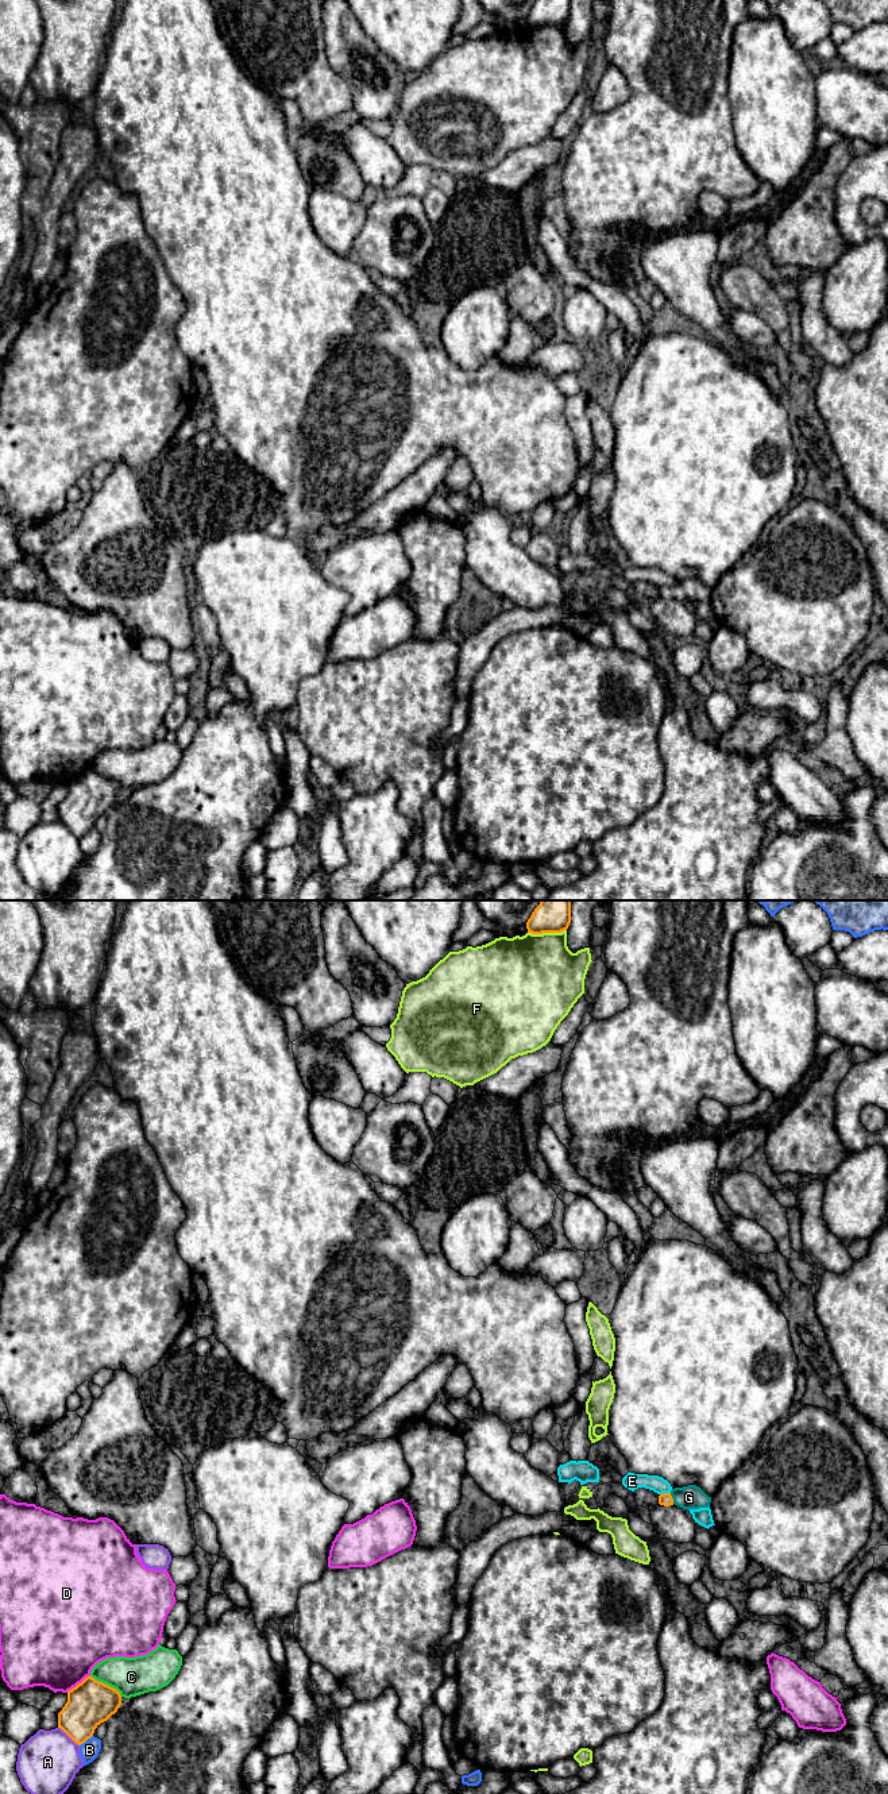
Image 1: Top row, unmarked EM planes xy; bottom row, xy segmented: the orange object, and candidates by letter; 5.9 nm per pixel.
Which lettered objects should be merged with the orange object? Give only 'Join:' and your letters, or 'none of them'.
Join: G

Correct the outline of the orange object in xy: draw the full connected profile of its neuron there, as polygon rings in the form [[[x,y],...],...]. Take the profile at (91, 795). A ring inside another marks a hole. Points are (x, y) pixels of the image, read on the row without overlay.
[[[89,768],[67,784],[67,795],[58,806],[58,821],[81,838],[120,798],[121,788],[116,782]]]

